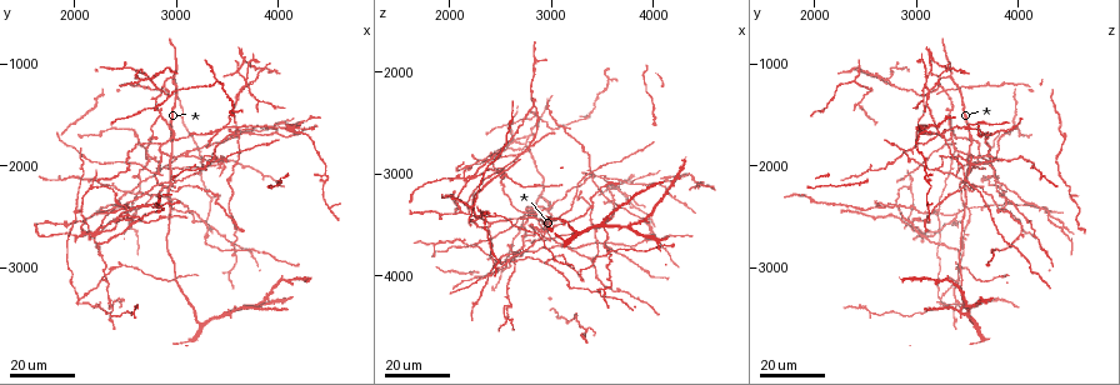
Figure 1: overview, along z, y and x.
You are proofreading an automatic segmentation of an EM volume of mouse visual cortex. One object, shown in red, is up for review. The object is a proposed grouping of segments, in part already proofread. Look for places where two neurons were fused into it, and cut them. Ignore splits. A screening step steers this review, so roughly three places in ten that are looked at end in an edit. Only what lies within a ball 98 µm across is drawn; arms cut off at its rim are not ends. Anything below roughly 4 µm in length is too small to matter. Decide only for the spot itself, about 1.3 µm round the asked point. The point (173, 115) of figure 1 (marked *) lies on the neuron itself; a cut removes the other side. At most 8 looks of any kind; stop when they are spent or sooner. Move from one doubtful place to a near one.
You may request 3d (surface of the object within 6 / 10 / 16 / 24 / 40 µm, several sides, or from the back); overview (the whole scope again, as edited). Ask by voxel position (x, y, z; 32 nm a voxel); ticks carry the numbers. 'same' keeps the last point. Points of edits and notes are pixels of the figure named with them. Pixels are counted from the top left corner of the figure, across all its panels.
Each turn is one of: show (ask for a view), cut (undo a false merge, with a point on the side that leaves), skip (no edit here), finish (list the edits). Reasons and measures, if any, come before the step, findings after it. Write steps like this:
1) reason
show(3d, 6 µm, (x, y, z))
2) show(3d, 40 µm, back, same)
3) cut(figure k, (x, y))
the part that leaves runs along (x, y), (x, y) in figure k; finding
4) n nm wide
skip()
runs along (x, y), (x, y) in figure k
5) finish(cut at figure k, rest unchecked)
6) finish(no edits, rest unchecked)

three arms meet
show(3d, 24 µm, (2840, 1860, 3420))

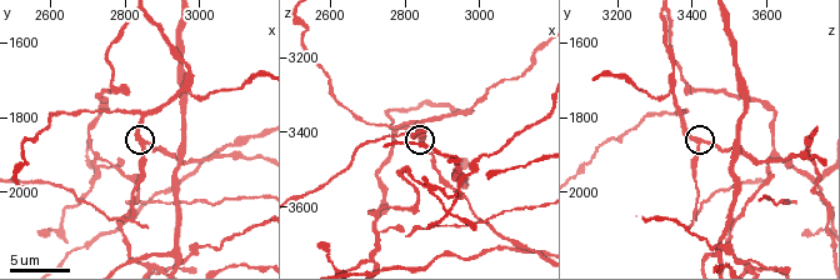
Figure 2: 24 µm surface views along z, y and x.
show(3d, 10 µm, (2840, 1870, 3420))

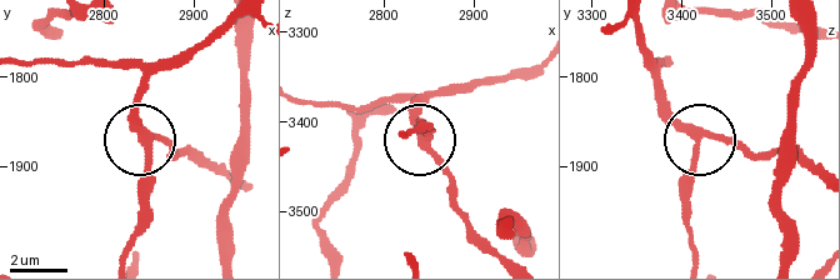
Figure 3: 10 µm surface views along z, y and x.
3 arms
skip()
runs along (225, 21), (149, 79), (140, 108), (146, 226) in figure 3; all the same neuron

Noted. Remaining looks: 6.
three-way junction
show(3d, 10 µm, (2960, 1720, 3350))

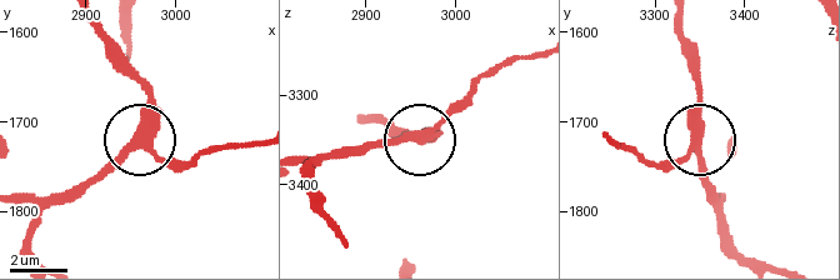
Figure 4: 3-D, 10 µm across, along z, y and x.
show(3d, 10 µm, back, (2960, 1725, 3350))

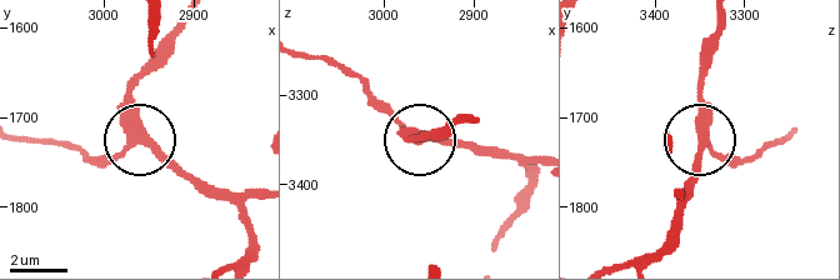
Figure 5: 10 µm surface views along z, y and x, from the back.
side arm 85 µm
skip()
runs along (188, 23), (138, 86), (133, 123), (201, 191) in figure 5; continuous, no second neuron

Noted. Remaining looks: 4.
three-way junction
show(3d, 16 µm, (4000, 1680, 3660))

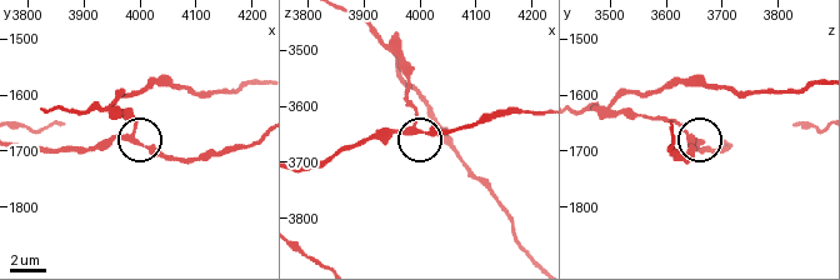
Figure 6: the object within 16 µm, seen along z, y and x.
show(3d, 10 µm, (3985, 1680, 3640))

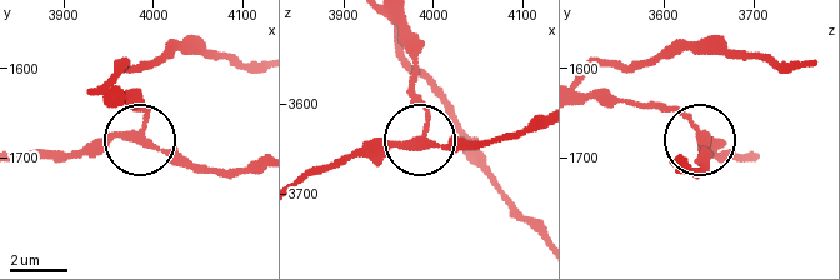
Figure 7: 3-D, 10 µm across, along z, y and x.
skip()
runs along (750, 155), (716, 151), (706, 134), (700, 141), (706, 168) in figure 7; one neuron here

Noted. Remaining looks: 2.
arms part here
show(3d, 24 µm, (3380, 1140, 2420))

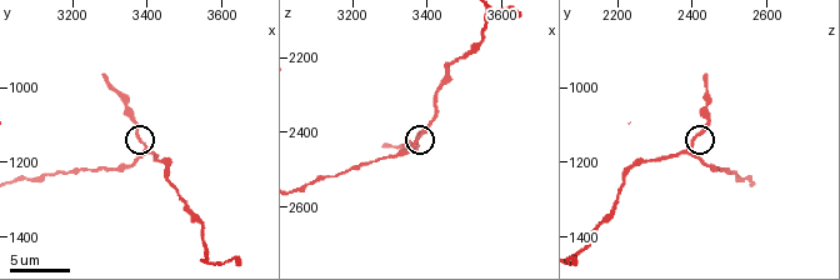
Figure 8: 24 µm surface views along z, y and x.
show(3d, 6 µm, (3390, 1170, 2390))

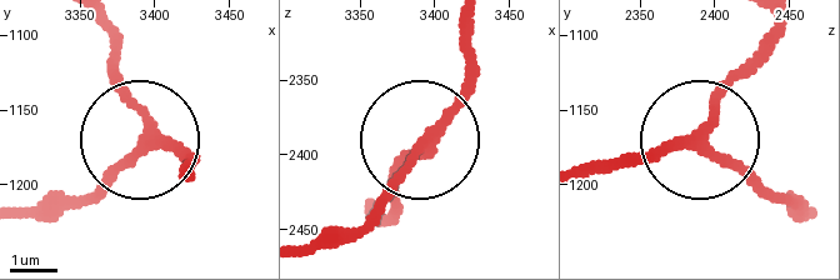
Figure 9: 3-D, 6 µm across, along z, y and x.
190 nm wide
skip()
continuous, no second neuron

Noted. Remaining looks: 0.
finish(no edits, rest unchecked)

